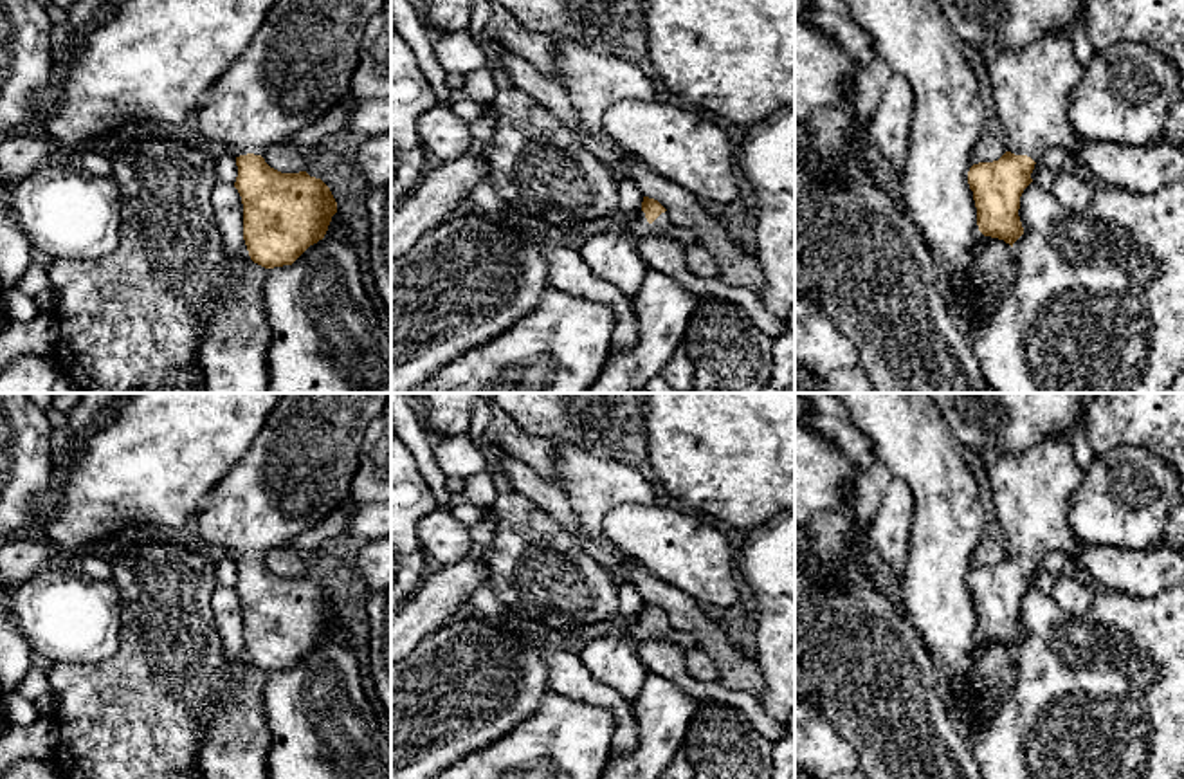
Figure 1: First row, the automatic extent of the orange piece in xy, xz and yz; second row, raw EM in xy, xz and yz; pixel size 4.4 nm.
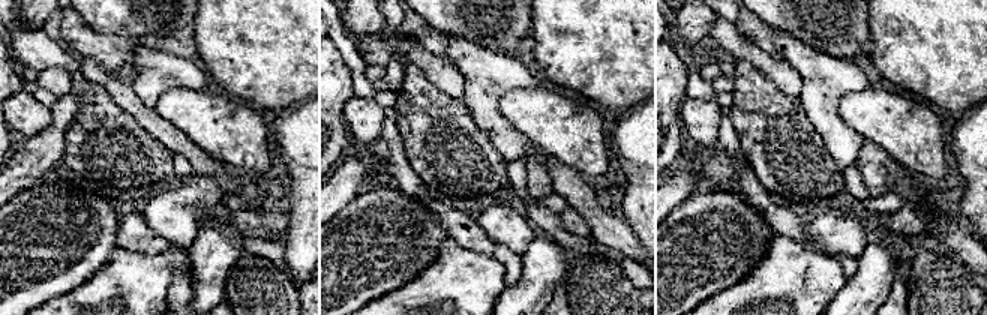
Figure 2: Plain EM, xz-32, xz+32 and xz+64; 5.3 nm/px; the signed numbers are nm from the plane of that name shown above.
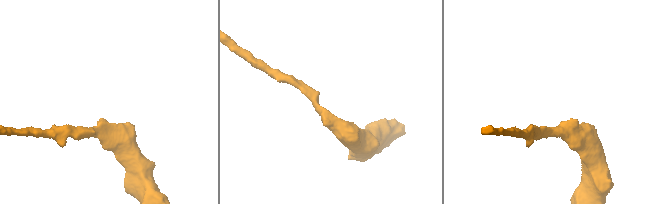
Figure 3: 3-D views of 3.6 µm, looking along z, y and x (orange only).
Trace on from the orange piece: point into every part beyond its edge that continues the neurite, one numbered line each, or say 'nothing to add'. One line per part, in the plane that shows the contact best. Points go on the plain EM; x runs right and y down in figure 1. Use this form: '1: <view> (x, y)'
1: xz (615, 660)

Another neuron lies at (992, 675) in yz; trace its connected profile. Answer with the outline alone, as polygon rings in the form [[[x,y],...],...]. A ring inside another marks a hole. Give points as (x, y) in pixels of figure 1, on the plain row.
[[[986,640],[975,653],[968,682],[950,703],[952,719],[964,736],[971,727],[988,729],[1015,685],[1015,656],[1009,647]]]

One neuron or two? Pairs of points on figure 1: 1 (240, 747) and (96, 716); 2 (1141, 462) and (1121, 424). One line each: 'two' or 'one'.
1: two
2: two

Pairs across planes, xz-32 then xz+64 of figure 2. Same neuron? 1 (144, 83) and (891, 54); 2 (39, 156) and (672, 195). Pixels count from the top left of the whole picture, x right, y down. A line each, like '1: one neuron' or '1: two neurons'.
1: two neurons
2: one neuron

